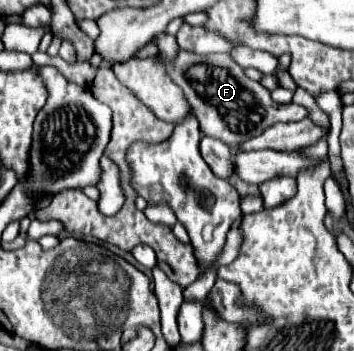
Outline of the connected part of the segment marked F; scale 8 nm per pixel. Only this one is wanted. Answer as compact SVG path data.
M178 50L178 58L172 68L168 68L168 76L184 90L196 118L200 122L200 130L206 136L218 138L228 146L238 146L256 134L262 134L268 126L276 122L304 120L310 116L310 110L300 104L278 104L270 98L270 92L256 80L244 74L244 68L236 64L228 54L184 54Z

